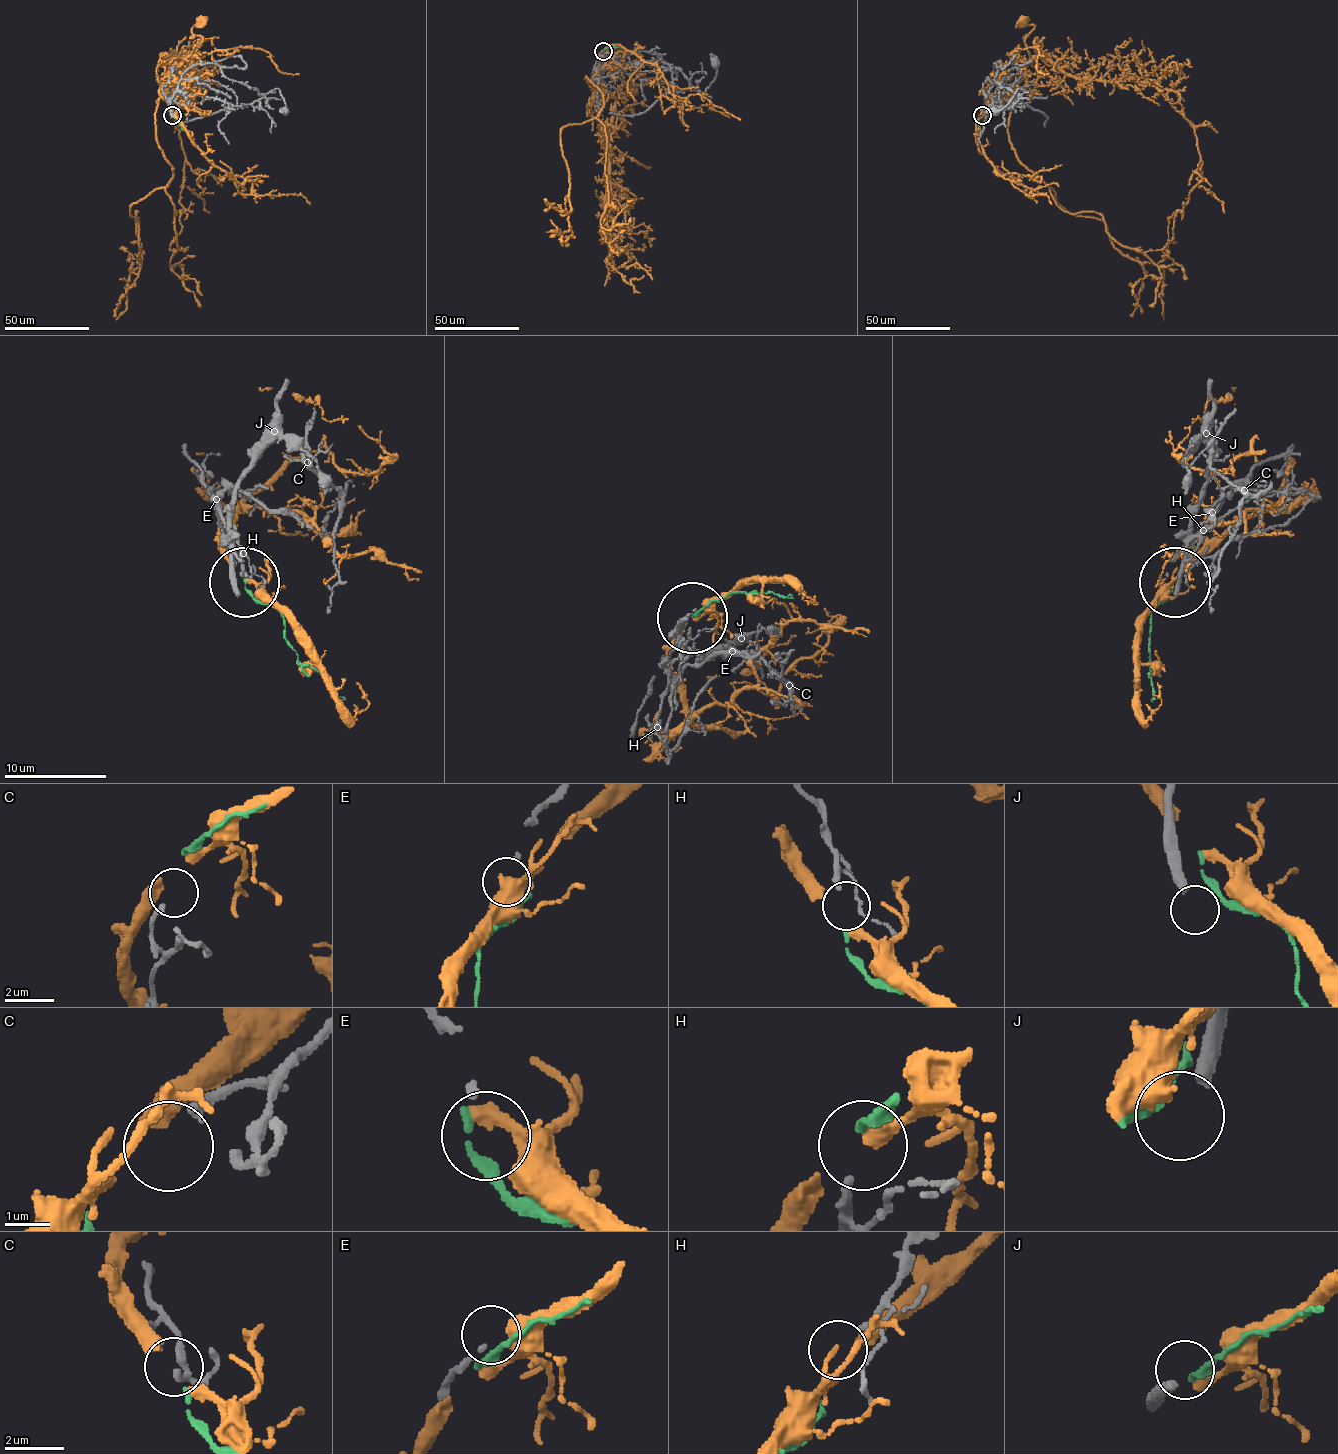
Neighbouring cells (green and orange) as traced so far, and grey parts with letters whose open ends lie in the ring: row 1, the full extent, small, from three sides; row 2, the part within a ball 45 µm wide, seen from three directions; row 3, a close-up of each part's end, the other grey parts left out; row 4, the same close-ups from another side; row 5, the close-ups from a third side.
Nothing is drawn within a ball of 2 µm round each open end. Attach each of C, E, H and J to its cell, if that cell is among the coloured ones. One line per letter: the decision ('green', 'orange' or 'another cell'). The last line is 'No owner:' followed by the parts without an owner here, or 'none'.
C: another cell
E: another cell
H: green
J: another cell
No owner: C, E, J

